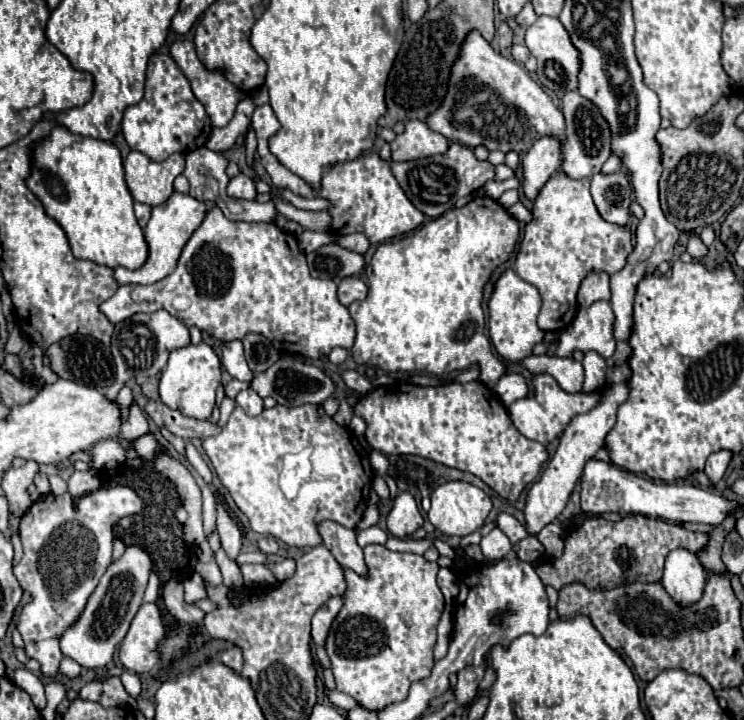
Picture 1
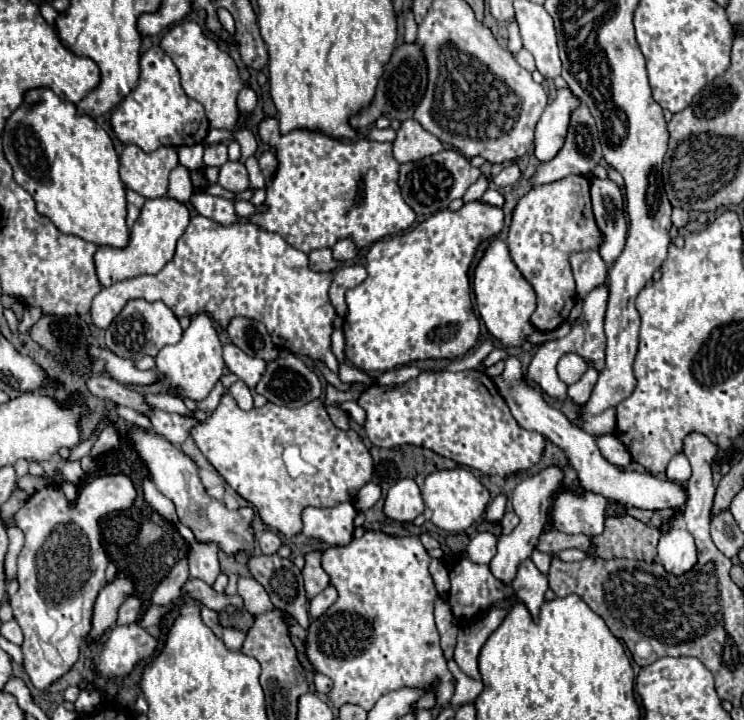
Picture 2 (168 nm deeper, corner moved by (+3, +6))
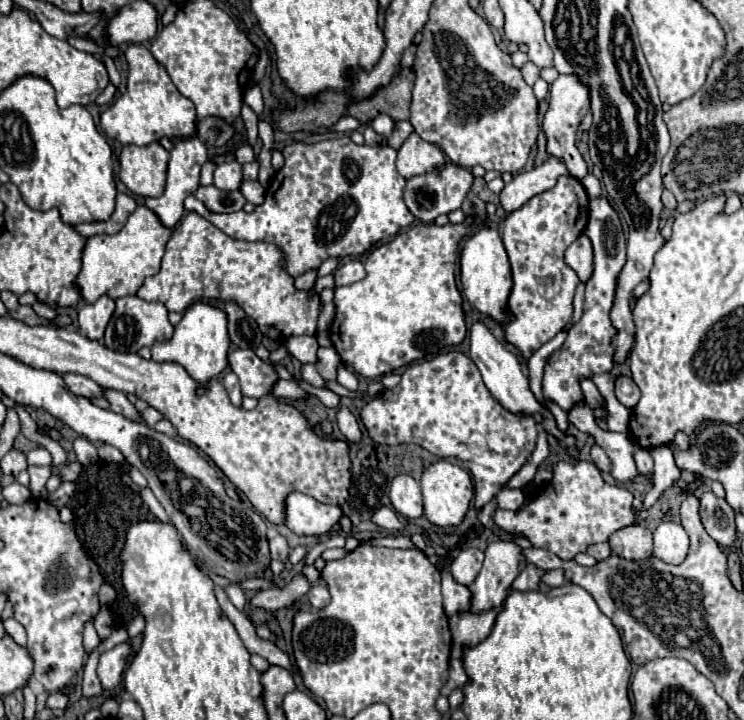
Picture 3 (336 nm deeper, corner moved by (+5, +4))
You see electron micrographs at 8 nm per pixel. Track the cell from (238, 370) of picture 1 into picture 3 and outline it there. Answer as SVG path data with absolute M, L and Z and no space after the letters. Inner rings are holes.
M233 350L229 352L229 366L239 376L241 394L261 398L271 394L273 384L279 380L275 366L257 358L253 350Z

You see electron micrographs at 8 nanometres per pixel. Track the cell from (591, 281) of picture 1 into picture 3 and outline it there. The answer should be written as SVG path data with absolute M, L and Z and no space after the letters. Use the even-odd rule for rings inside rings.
M581 234L567 250L565 250L565 262L577 272L581 282L587 282L593 274L593 248L591 240Z

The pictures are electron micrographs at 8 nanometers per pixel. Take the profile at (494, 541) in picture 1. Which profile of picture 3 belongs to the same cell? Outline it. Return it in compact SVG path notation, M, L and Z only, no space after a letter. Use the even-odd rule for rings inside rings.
M465 548L459 552L459 556L451 562L449 566L449 572L453 574L453 578L463 584L463 586L469 586L479 570L481 570L481 564L483 564L483 552L479 548Z

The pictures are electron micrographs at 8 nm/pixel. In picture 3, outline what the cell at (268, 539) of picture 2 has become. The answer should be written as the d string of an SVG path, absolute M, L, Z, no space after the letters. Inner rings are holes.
M279 534L269 540L269 548L271 548L273 560L281 560L281 562L285 562L289 552L291 552L291 548L287 546L287 540L283 536L279 536Z

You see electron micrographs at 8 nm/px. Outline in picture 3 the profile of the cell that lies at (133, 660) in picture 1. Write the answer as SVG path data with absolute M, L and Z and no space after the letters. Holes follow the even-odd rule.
M123 642L123 644L115 646L113 650L107 650L101 654L97 676L105 690L113 690L121 682L129 652L131 652L131 646L127 642Z

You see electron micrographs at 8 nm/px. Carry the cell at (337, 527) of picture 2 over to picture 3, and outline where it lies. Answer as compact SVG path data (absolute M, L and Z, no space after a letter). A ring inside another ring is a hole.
M291 492L285 498L285 524L299 536L321 536L341 518L339 506L321 504L315 498Z

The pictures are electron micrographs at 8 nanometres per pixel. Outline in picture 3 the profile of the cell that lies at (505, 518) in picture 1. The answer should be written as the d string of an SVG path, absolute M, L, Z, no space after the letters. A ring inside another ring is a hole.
M557 462L553 478L539 492L537 502L529 502L521 510L495 510L493 522L505 532L529 538L537 548L549 550L561 560L573 560L579 552L587 552L591 544L607 542L613 532L635 522L633 492L607 484L593 462Z

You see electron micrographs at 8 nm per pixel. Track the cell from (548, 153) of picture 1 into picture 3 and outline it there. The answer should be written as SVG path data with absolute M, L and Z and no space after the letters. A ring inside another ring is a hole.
M561 74L553 84L551 84L551 100L549 100L549 110L543 118L543 130L547 134L547 152L551 156L557 156L565 162L567 170L571 176L577 180L583 180L587 176L587 164L581 158L577 146L575 146L575 134L581 118L589 112L589 88L577 80L577 76L565 76Z

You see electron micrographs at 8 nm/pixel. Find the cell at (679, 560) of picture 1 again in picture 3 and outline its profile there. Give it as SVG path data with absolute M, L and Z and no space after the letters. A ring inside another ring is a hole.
M661 522L653 532L655 552L653 556L661 558L667 564L681 564L689 550L689 536L677 522Z

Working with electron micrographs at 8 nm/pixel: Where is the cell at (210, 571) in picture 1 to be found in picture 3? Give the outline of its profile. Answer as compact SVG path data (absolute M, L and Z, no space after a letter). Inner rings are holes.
M229 585L225 592L232 604L239 610L243 610L247 604L243 590L236 585Z

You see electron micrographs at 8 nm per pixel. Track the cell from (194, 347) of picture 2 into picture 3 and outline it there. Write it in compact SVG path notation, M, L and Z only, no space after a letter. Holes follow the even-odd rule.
M195 302L191 304L181 322L175 326L175 332L169 340L157 342L151 346L155 362L177 362L181 364L187 374L197 382L207 382L217 378L227 368L227 352L229 352L229 334L227 334L227 314L225 310L209 304L209 302Z

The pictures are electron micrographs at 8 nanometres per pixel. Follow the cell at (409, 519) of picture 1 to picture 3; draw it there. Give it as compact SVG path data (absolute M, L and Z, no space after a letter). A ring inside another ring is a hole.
M397 474L391 482L389 500L401 516L407 518L419 518L423 514L423 500L421 500L421 488L415 478L409 474Z

